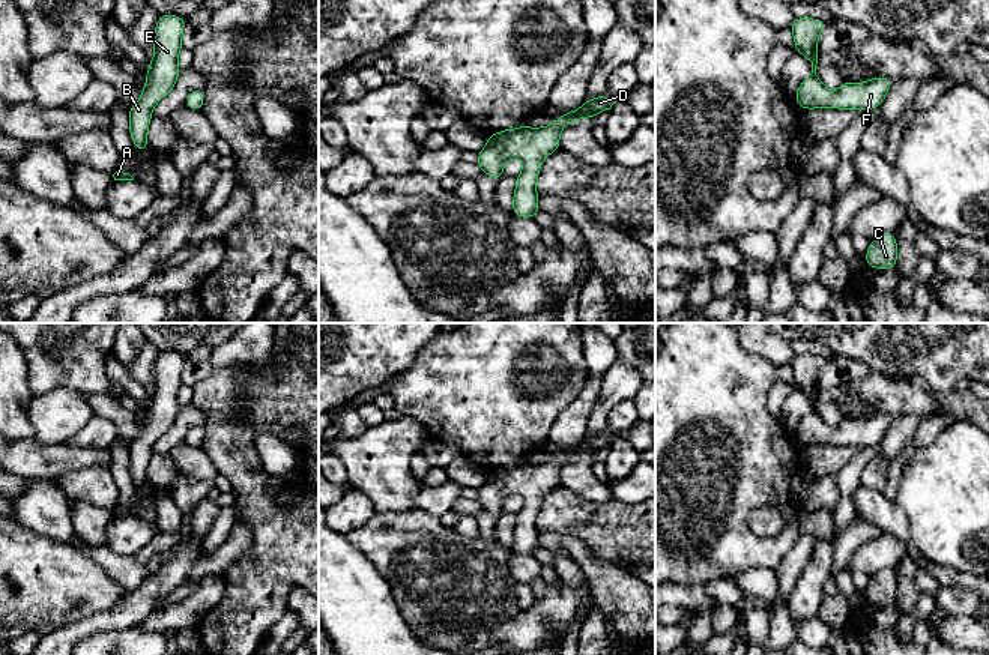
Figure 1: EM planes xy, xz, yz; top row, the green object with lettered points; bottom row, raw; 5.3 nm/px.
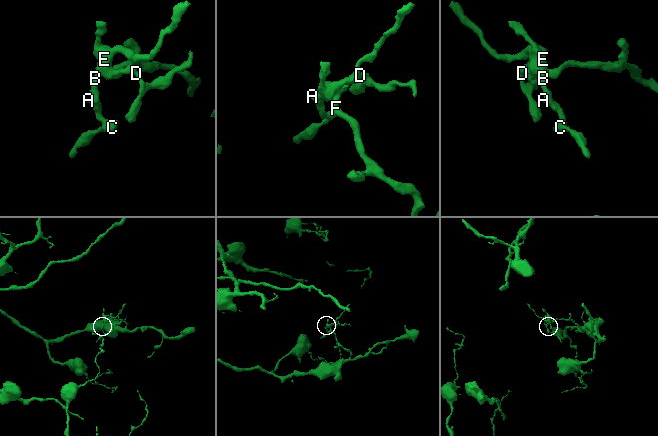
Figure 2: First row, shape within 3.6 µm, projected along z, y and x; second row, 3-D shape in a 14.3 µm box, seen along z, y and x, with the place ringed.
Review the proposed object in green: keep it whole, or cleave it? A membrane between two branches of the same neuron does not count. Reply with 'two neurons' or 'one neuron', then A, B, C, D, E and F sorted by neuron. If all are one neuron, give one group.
one neuron; A B C D E F

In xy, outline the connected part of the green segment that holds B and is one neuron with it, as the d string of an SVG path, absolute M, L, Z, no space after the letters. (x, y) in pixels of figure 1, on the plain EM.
M159 352L153 367L153 395L149 400L141 434L129 443L129 472L137 487L147 488L147 466L155 442L174 424L180 412L177 394L186 356L179 352Z

